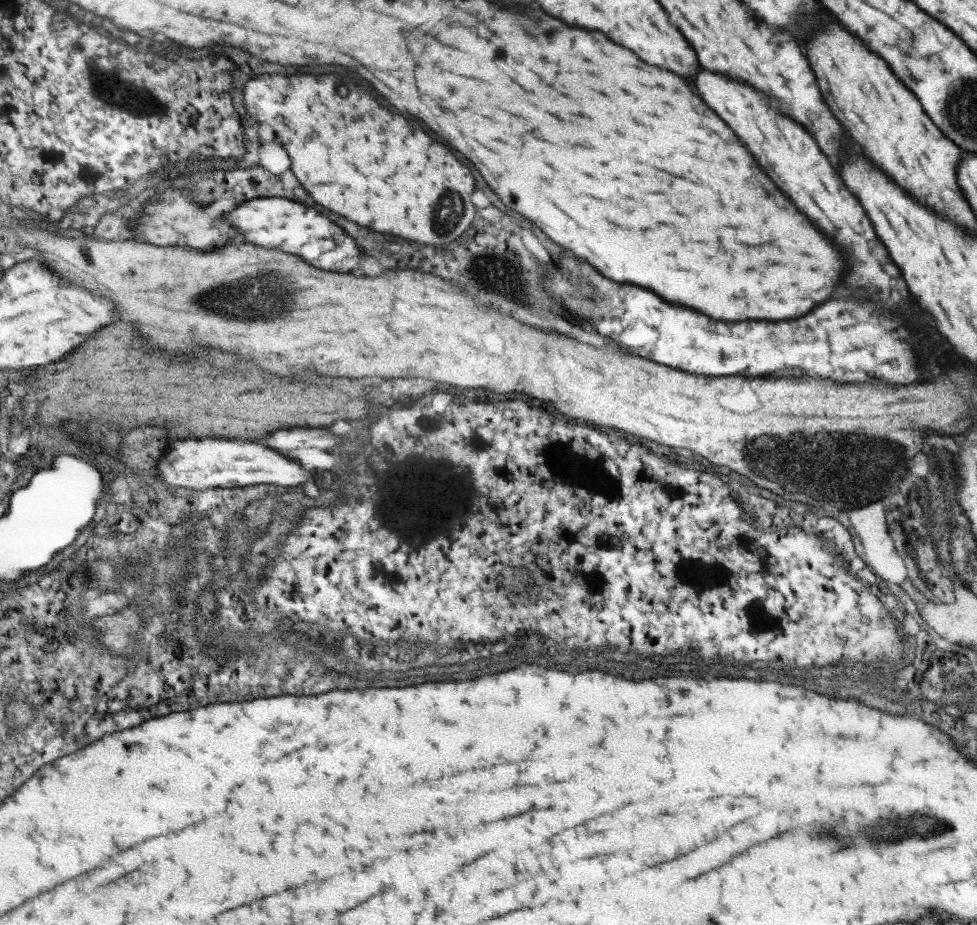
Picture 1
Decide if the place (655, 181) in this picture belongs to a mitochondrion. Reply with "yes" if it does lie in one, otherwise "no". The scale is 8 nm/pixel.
yes

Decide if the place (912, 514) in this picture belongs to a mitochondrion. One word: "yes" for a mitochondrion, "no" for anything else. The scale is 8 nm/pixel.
yes

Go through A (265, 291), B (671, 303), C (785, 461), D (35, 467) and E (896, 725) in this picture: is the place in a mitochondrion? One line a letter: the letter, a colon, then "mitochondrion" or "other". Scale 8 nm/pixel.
A: mitochondrion
B: other
C: mitochondrion
D: other
E: other

